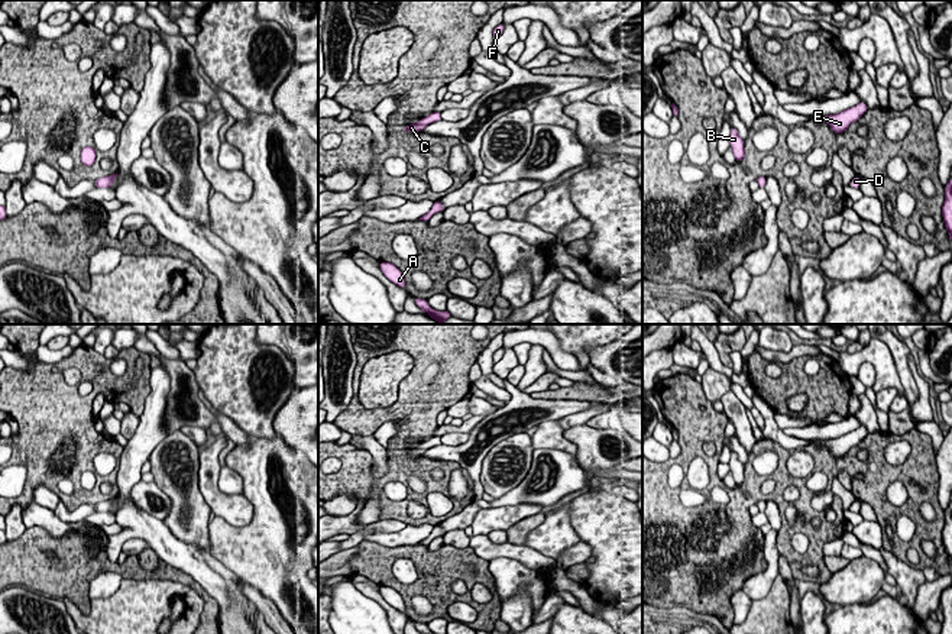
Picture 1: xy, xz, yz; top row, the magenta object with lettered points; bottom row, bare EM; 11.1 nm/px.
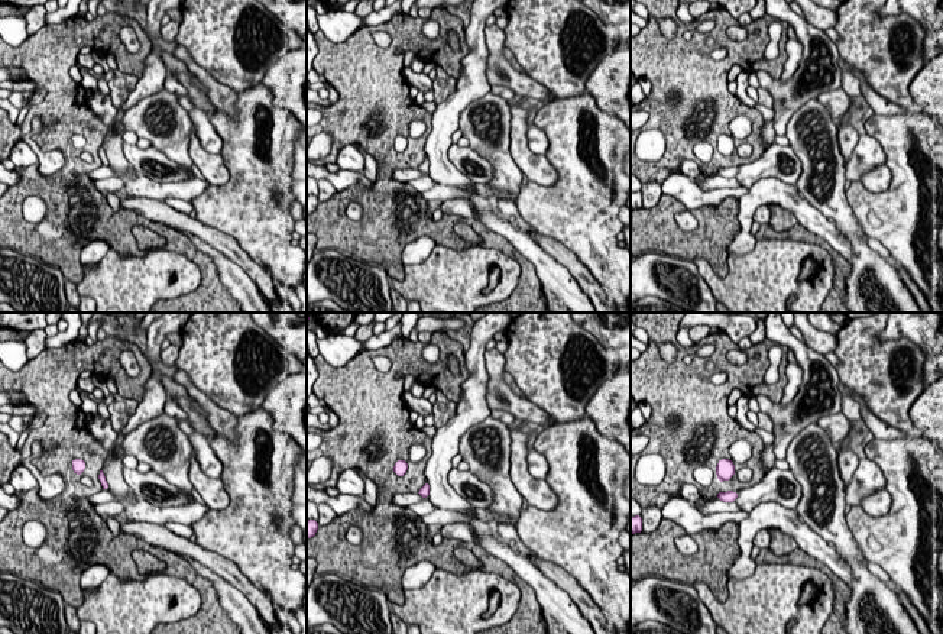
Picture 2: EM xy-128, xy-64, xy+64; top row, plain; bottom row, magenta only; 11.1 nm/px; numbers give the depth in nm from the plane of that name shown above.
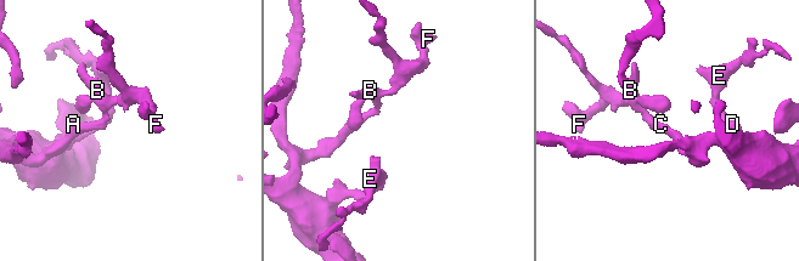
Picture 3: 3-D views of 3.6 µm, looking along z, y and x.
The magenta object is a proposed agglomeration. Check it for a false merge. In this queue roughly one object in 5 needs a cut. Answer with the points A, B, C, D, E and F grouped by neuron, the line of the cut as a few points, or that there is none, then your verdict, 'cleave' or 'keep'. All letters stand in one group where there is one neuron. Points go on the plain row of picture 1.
A B C D E F; no cut; keep

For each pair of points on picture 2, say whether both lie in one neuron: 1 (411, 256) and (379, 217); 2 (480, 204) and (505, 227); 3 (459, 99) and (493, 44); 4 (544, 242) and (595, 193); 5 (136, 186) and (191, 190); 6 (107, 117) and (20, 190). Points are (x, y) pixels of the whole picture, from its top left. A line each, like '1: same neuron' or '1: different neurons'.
1: different neurons
2: same neuron
3: different neurons
4: different neurons
5: same neuron
6: different neurons

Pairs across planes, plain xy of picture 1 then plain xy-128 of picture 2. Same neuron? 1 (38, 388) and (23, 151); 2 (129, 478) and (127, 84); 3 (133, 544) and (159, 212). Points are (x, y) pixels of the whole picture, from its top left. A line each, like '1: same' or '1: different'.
1: different
2: different
3: same

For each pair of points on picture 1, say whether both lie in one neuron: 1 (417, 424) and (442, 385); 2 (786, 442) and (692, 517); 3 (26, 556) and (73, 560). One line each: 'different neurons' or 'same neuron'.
1: same neuron
2: different neurons
3: same neuron

